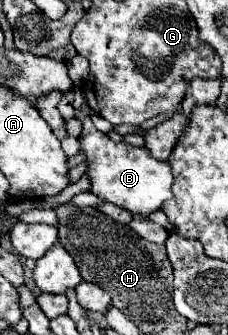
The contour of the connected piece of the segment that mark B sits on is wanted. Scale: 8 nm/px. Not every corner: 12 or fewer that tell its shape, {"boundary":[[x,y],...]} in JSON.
{"boundary":[[84,110],[80,154],[94,196],[132,214],[172,198],[168,162],[112,142]]}

